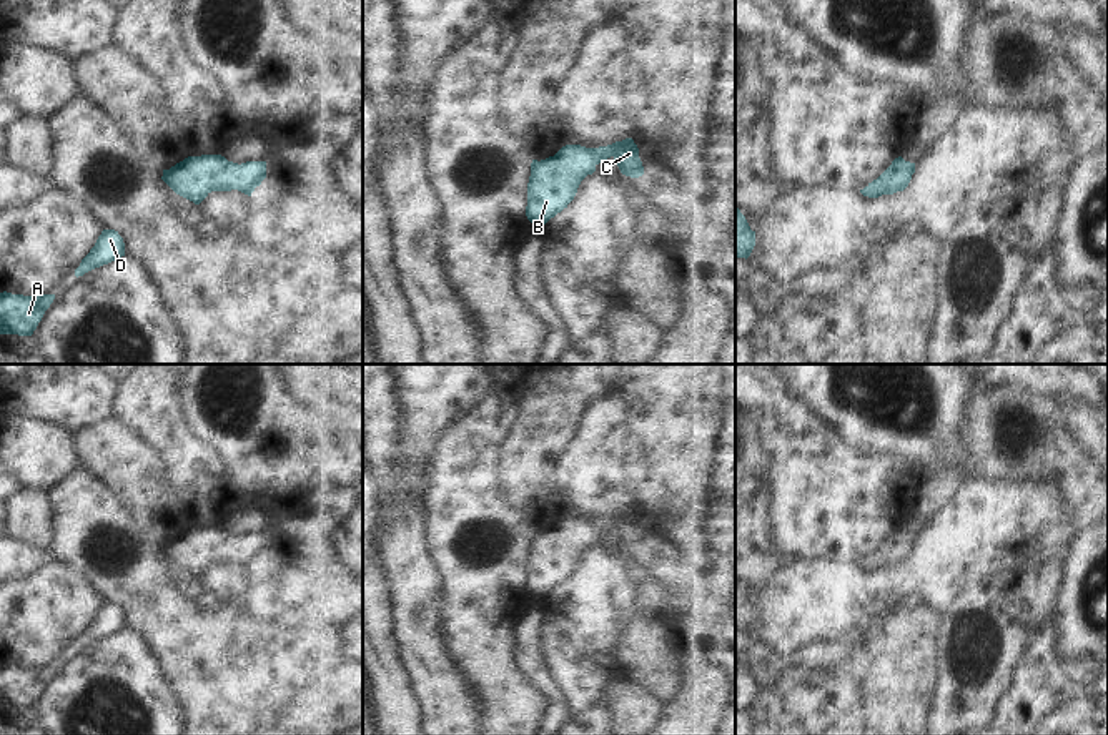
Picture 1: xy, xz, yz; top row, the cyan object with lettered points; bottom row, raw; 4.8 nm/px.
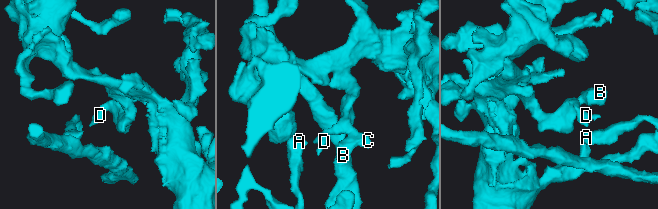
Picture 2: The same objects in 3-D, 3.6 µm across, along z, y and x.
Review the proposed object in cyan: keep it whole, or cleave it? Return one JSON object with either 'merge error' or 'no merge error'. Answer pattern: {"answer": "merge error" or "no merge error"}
{"answer": "no merge error"}

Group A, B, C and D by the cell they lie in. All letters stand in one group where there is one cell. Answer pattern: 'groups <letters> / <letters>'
groups A B C D

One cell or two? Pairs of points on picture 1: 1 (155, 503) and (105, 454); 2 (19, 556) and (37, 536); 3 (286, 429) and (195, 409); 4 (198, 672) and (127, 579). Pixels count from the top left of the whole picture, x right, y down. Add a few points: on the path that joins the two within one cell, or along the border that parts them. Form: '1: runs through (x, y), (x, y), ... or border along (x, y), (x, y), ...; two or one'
1: runs through (143, 491), (117, 464); one
2: border along (17, 539), (49, 551); two
3: runs through (263, 429), (250, 429), (242, 438), (218, 429); one
4: runs through (193, 649), (150, 602); one

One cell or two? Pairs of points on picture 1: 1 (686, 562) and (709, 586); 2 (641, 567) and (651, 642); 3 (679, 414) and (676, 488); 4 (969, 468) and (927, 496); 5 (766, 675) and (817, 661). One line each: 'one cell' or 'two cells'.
1: two cells
2: one cell
3: one cell
4: one cell
5: one cell

